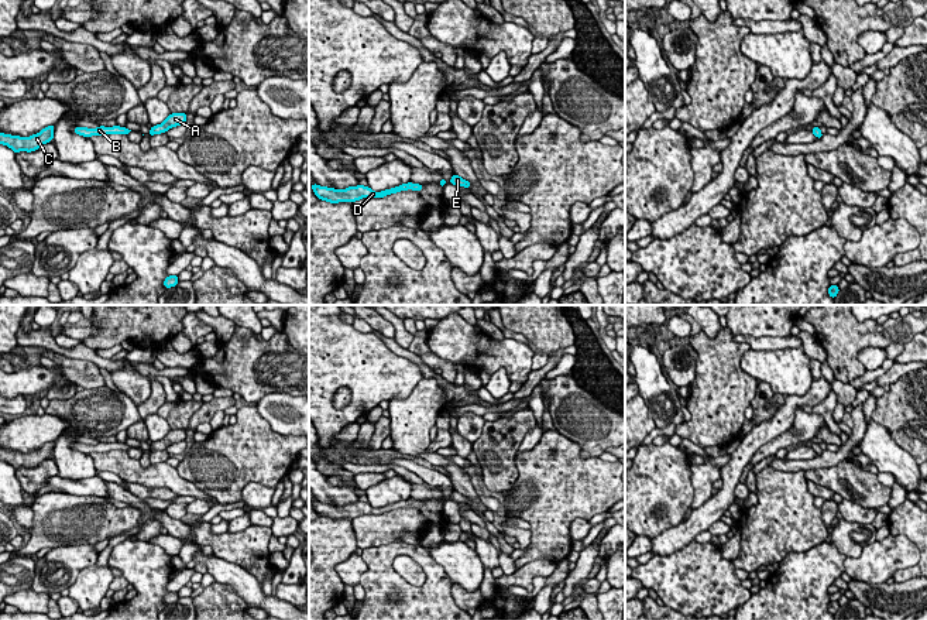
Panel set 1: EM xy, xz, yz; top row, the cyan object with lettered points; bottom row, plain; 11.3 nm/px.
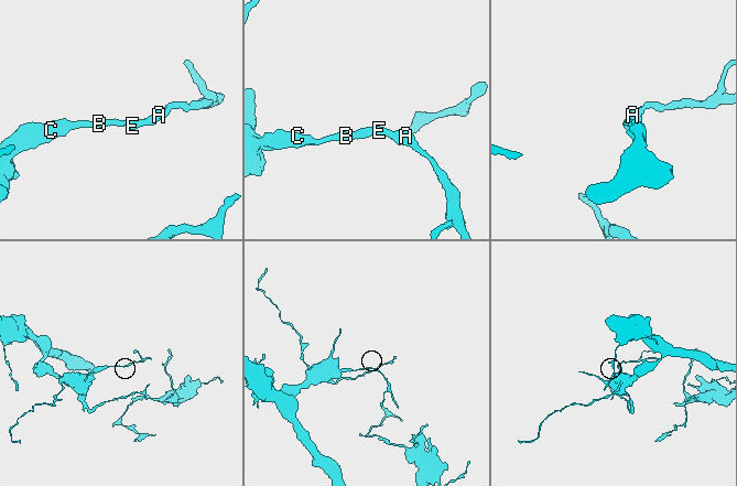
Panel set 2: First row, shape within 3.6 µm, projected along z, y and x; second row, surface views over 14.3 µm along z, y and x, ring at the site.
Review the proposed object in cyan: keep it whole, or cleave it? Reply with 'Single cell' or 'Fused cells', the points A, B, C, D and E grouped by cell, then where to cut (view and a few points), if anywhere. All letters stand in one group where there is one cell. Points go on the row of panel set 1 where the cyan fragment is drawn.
Single cell. Groups: A B C D E. No split

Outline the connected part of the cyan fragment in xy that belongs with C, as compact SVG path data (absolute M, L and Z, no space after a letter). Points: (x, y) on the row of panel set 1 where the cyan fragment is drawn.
M48 126L30 137L4 134L0 131L0 144L7 145L16 154L20 151L37 151L41 145L52 141L55 126Z

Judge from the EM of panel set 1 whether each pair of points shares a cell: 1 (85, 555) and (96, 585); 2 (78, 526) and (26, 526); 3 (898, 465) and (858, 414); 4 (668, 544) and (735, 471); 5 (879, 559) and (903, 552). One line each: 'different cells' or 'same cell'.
1: different cells
2: different cells
3: different cells
4: same cell
5: same cell

